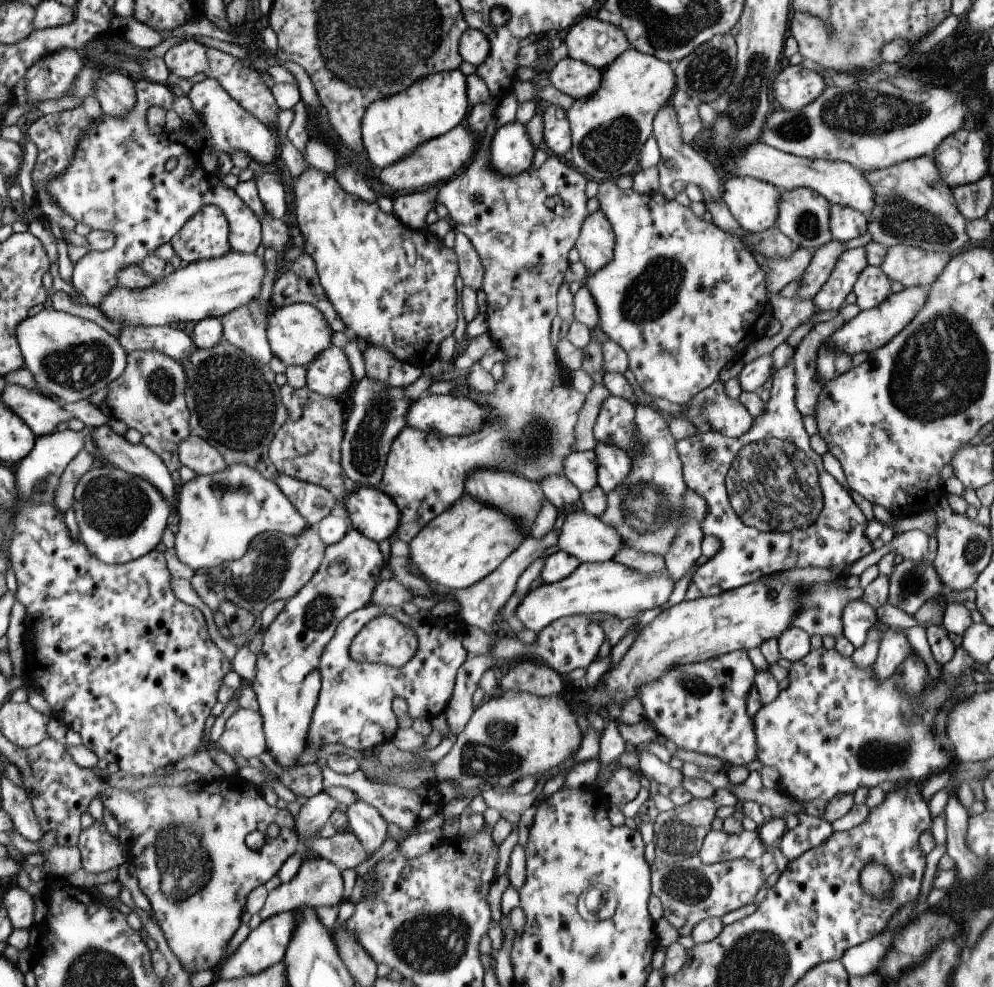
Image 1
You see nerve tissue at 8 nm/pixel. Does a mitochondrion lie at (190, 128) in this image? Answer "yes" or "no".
no

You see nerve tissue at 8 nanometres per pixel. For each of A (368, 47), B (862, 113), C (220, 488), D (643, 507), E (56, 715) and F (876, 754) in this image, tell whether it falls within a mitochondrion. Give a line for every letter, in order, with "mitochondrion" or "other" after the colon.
A: mitochondrion
B: mitochondrion
C: mitochondrion
D: mitochondrion
E: other
F: mitochondrion

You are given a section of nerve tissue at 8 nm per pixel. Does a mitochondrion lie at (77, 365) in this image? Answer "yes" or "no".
yes

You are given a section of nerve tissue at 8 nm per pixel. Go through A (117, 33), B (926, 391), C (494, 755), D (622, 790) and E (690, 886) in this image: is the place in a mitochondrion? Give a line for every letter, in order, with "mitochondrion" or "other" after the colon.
A: other
B: mitochondrion
C: mitochondrion
D: other
E: mitochondrion

